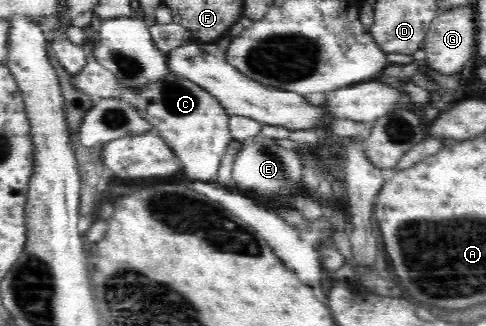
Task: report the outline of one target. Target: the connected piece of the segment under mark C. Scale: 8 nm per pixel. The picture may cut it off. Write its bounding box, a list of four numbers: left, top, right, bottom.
[71,52,233,182]

